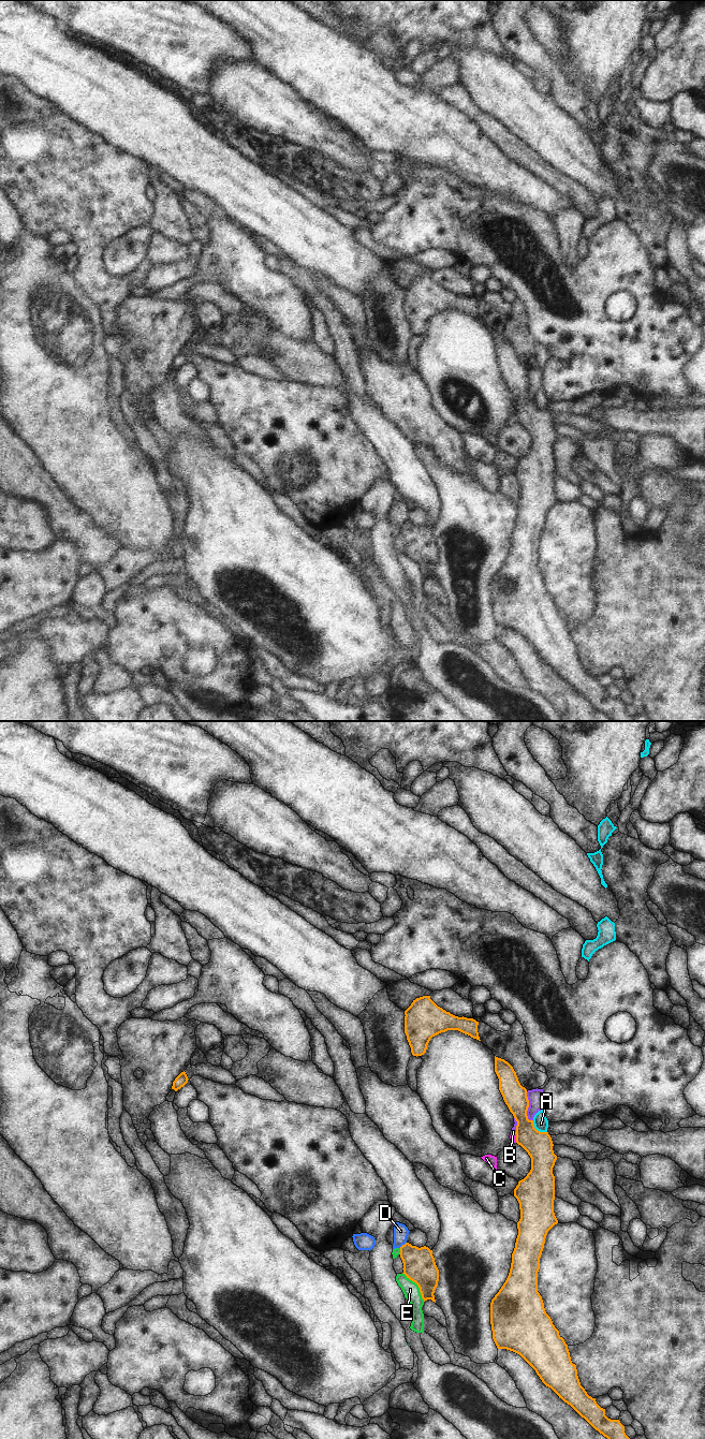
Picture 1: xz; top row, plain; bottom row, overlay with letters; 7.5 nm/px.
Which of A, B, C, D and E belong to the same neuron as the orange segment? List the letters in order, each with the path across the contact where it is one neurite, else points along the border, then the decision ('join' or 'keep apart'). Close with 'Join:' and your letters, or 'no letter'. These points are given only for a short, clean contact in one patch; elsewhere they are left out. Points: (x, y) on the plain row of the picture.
A: border xz (532, 399), (533, 405), (538, 409), (546, 411); keep apart
B: border xz (526, 370), (528, 379), (527, 396), (532, 399); keep apart
C: border xz (514, 412), (516, 421); keep apart
D: border xz (406, 520), (399, 526); keep apart
E: keep apart
Join: no letter

